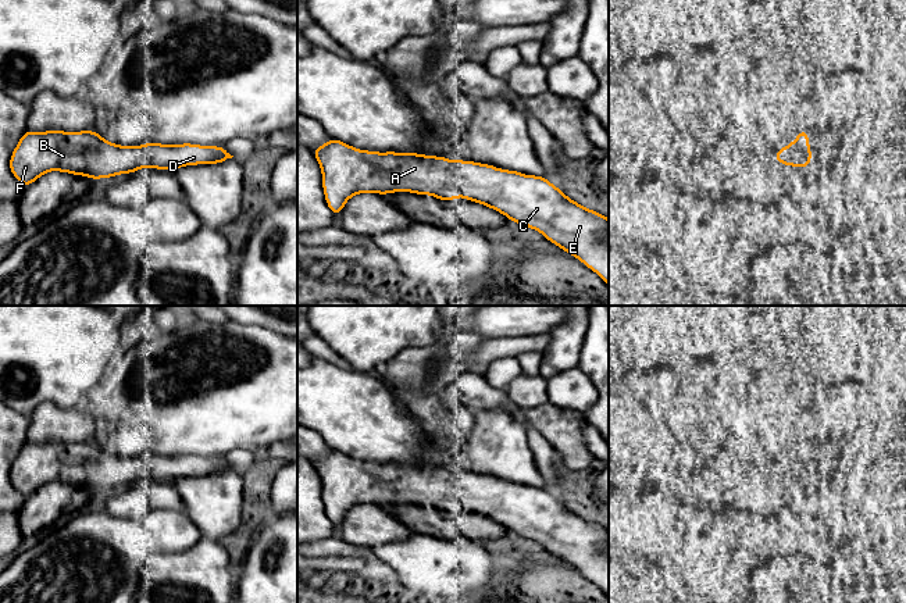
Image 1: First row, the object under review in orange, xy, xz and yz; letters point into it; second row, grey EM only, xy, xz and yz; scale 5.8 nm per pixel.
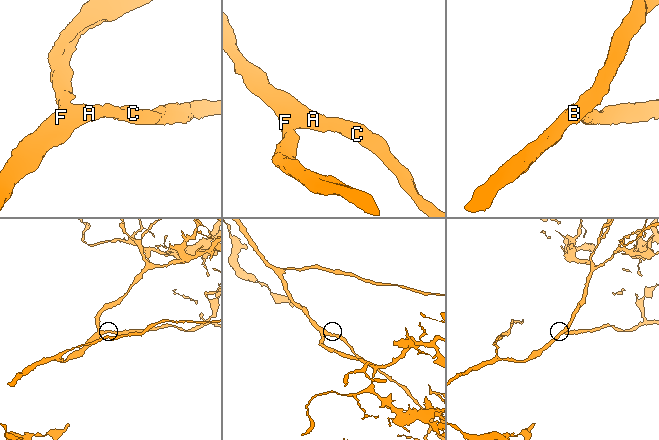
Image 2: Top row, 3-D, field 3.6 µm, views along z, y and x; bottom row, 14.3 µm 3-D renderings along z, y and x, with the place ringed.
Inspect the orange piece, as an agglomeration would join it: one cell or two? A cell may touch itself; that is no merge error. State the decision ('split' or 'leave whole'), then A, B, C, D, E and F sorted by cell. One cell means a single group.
leave whole; A B C D E F

